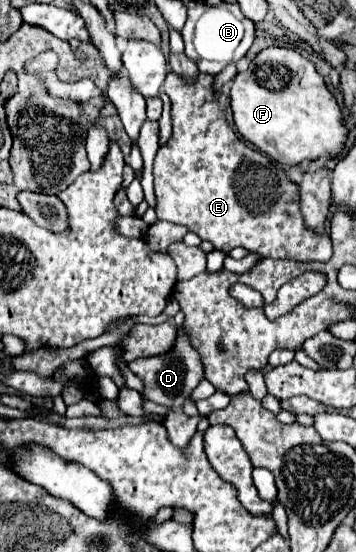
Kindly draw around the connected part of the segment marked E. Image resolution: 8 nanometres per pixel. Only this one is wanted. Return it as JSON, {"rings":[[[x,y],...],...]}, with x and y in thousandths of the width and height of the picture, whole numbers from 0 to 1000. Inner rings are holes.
{"rings":[[[475,132],[458,150],[458,165],[486,187],[486,245],[475,259],[441,274],[430,303],[441,397],[525,411],[565,433],[593,437],[598,447],[621,451],[626,458],[643,458],[660,447],[688,447],[694,455],[733,458],[761,469],[823,469],[846,476],[924,473],[935,462],[930,433],[919,426],[890,429],[857,415],[834,371],[834,335],[806,324],[789,299],[767,295],[733,274],[705,270],[660,245],[660,237],[638,226],[632,208],[610,194],[610,172],[593,165],[593,154],[598,139],[565,132],[537,154],[514,150],[492,132]]]}

